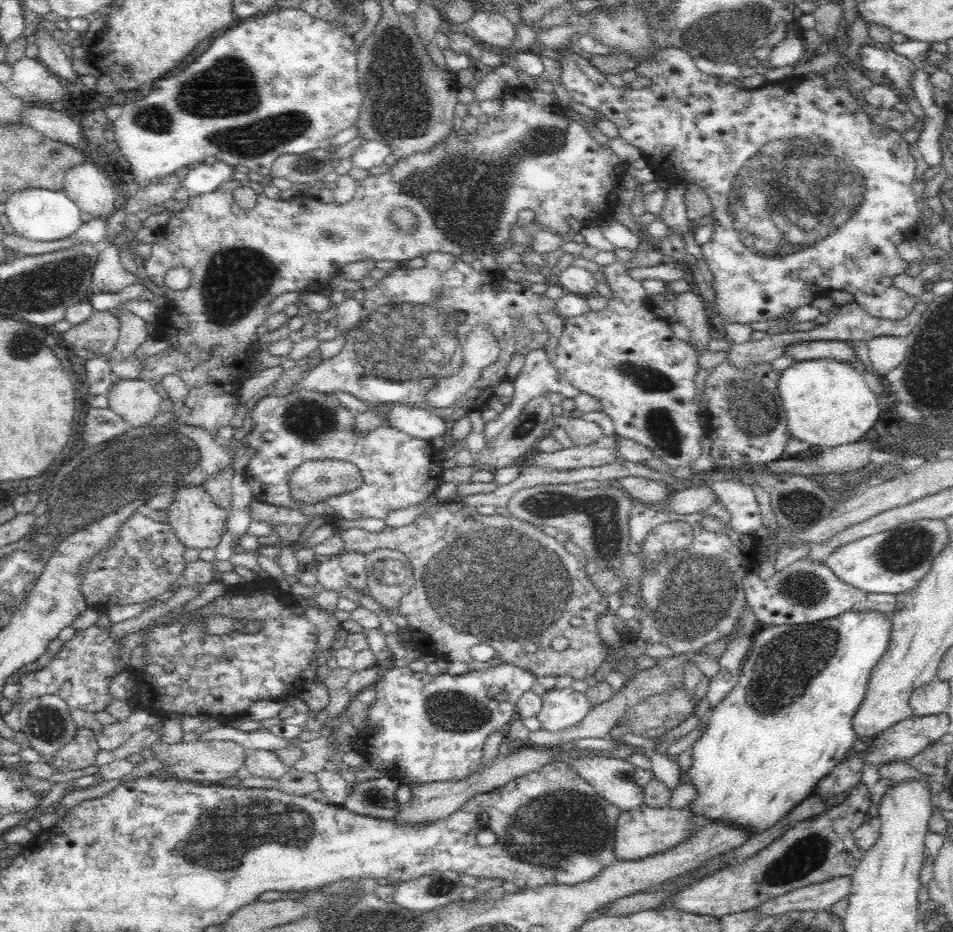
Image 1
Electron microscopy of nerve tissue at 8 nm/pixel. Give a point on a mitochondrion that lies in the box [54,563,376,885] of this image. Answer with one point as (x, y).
(276, 824)

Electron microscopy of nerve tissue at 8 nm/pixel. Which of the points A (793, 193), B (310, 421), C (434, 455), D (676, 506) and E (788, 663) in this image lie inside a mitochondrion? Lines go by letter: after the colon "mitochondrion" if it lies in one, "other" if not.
A: mitochondrion
B: mitochondrion
C: other
D: other
E: mitochondrion

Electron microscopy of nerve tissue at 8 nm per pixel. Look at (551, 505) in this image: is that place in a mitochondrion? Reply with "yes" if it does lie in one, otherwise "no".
yes

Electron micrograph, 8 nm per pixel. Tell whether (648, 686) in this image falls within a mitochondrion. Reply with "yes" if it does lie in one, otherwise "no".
no

